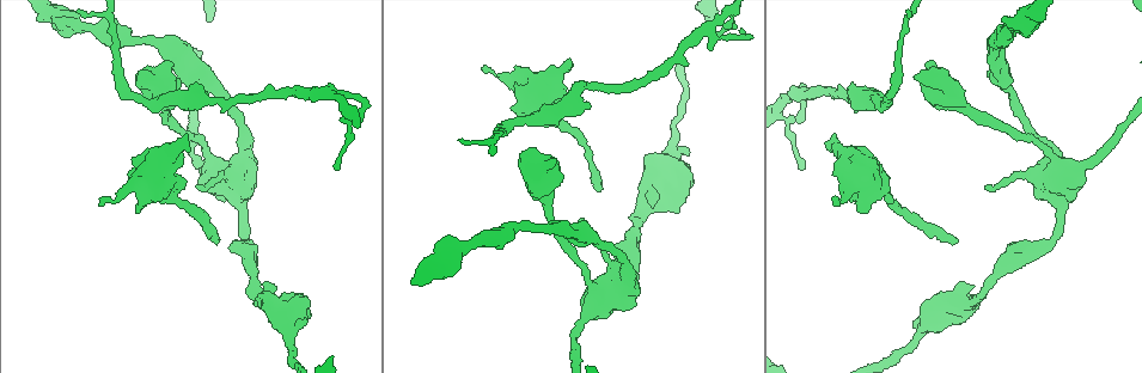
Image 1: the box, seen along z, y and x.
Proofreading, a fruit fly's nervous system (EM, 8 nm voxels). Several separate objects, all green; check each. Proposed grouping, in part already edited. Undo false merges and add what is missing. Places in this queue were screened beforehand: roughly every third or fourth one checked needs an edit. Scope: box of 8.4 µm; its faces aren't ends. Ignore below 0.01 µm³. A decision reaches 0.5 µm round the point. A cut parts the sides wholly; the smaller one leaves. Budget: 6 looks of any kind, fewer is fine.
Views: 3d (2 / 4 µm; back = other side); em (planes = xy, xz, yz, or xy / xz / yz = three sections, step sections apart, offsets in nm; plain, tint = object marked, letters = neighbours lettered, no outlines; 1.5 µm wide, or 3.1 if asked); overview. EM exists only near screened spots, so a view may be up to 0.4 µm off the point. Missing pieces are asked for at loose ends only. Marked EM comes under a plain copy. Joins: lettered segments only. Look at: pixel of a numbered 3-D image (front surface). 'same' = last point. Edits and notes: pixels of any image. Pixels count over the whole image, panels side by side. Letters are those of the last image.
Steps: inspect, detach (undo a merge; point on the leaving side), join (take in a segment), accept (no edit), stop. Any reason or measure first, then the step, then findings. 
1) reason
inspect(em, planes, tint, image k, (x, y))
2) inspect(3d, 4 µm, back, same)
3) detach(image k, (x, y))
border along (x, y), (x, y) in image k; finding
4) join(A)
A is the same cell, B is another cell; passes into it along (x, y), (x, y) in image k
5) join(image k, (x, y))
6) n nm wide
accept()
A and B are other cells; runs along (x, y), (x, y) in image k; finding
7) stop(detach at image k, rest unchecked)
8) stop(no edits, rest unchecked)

branch stops here
inspect(em, planes, letters, image 1, (711, 48))

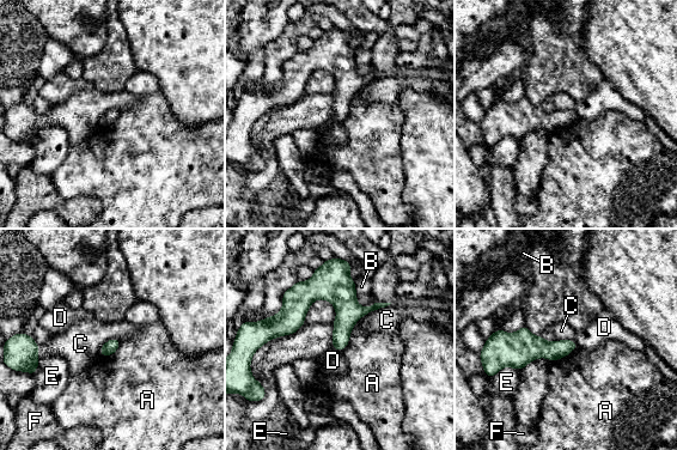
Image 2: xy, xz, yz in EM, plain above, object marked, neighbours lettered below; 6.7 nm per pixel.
accept()
A, B, C, D, E and F are other cells; runs along (334, 272), (269, 335) in image 2; no lettered segment goes on from it

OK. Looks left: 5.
free end
inspect(3d, 4 µm, image 1, (568, 65))

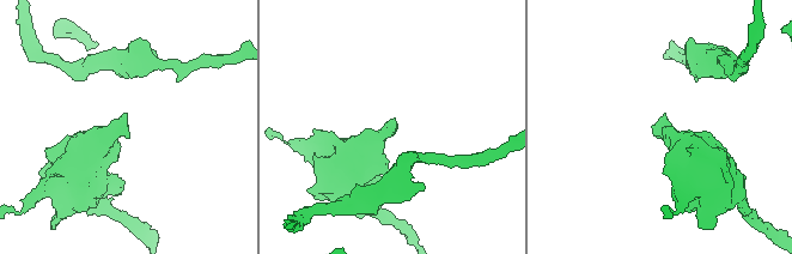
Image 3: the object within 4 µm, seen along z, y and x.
inspect(em, yz, step 4, tint, image 3, (393, 128))

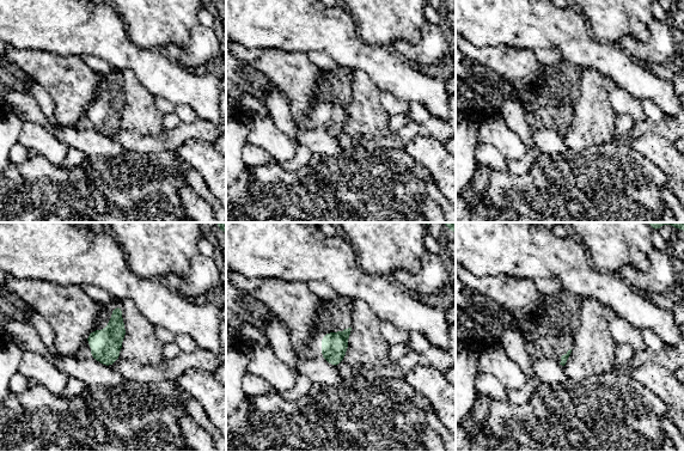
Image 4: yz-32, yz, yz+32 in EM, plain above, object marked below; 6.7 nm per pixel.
inspect(em, planes, letters, same)

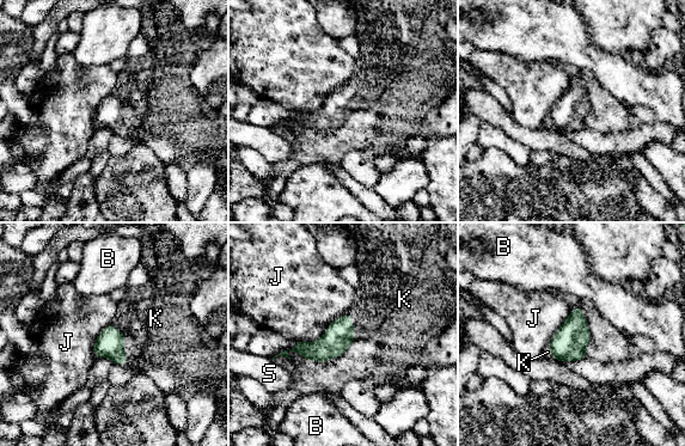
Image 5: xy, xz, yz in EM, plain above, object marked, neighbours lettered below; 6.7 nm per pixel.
190 nm wide
join(K)
K is the same cell, B, J and S are other cells; passes into it along (110, 342), (123, 342), (156, 324) in image 5; it goes on there

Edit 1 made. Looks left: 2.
inspect(overview)

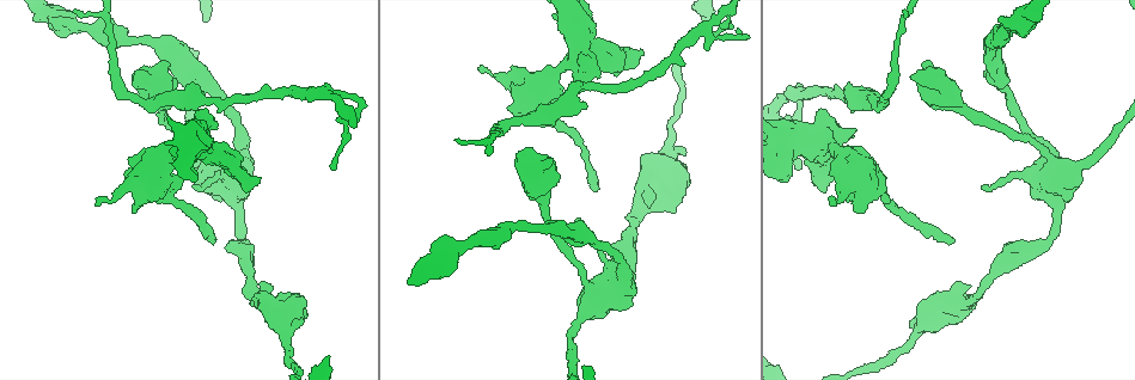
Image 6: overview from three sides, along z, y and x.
free end
inspect(em, planes, letters, image 6, (952, 240))

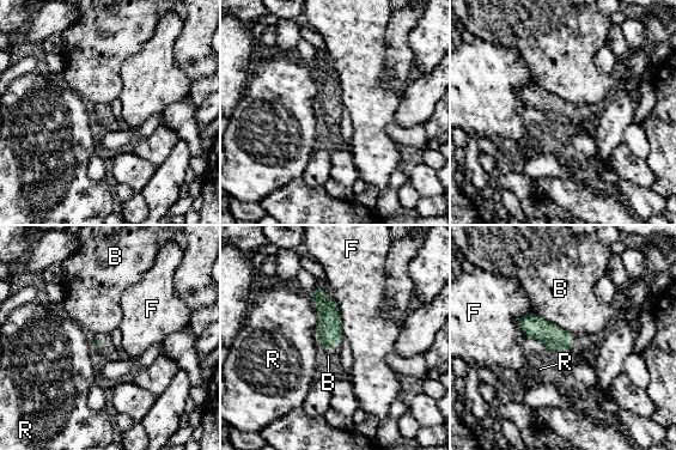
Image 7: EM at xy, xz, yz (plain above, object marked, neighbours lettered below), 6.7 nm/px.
accept()
B, F and R are other cells; no lettered segment goes on from it

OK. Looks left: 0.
stop(join at image 5, rest unchecked)

